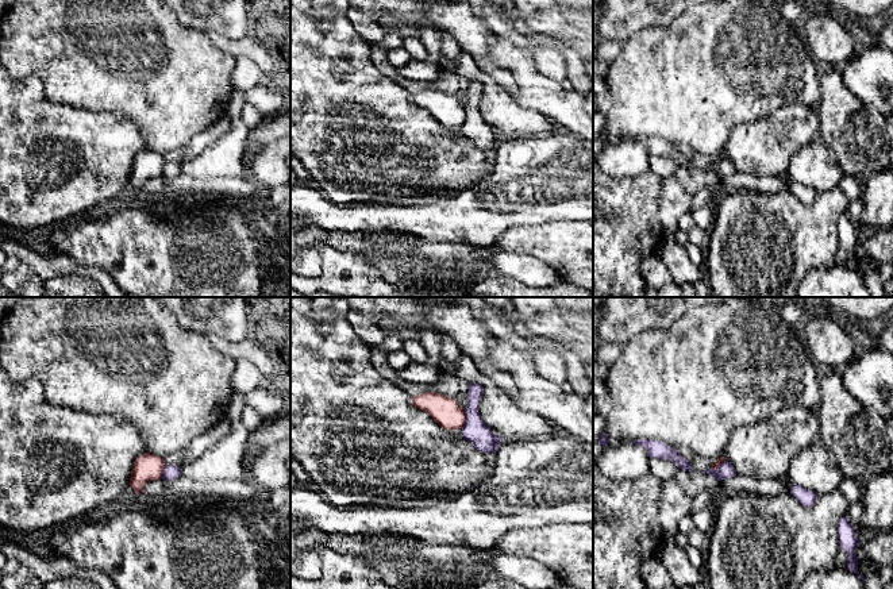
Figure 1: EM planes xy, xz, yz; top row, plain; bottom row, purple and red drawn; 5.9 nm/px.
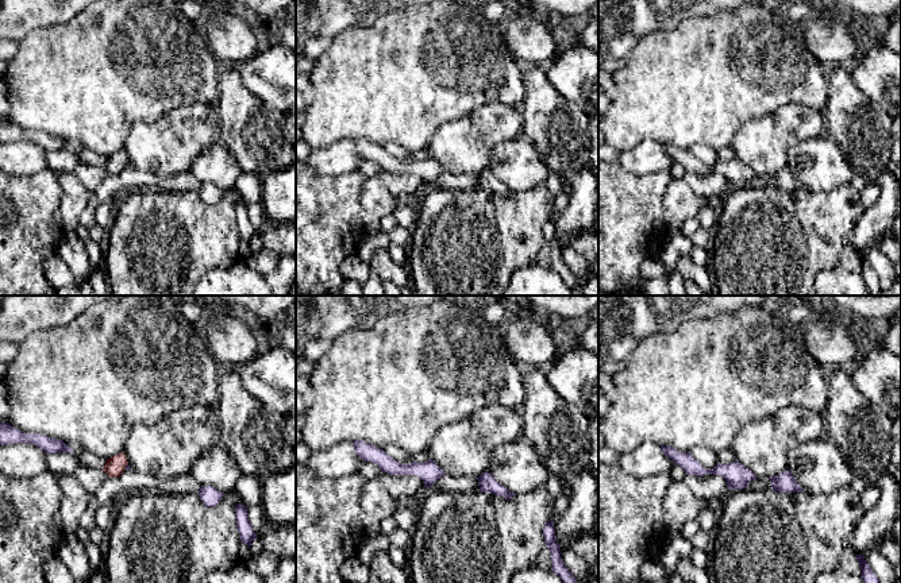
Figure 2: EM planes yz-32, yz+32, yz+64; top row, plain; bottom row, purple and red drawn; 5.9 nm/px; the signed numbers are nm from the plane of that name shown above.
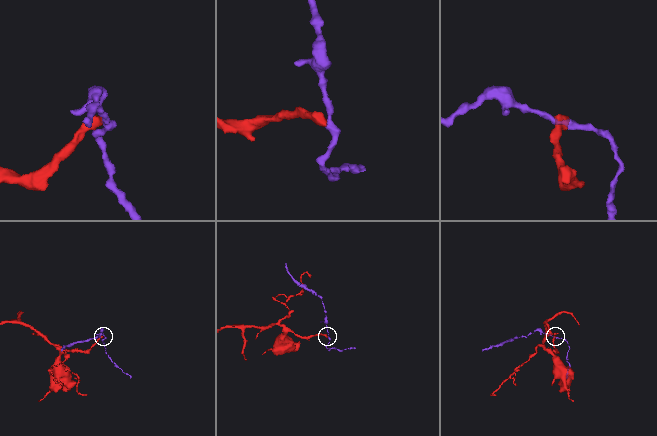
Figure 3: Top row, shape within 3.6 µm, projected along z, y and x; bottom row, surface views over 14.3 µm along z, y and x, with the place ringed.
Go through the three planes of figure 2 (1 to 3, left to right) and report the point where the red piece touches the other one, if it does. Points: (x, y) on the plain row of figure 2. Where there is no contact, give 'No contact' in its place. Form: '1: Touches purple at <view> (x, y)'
1: Touches purple at yz-32 (126, 165)
2: No contact
3: No contact

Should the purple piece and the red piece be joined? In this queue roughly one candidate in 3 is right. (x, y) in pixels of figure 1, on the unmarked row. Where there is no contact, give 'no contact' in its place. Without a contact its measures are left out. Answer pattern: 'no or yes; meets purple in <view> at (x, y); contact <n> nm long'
no; meets purple in xz at (466, 116); contact 110 nm long

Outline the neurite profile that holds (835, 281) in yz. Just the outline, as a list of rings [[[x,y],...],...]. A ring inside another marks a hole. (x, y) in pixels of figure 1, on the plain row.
[[[832,266],[812,270],[796,297],[870,297],[866,282],[850,267]]]

